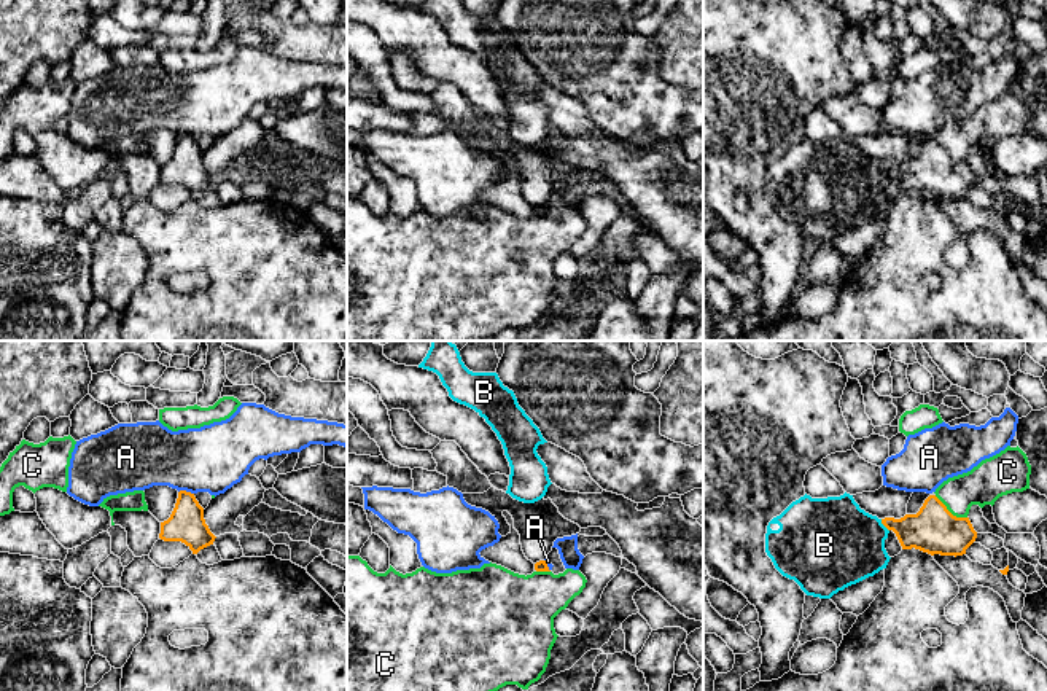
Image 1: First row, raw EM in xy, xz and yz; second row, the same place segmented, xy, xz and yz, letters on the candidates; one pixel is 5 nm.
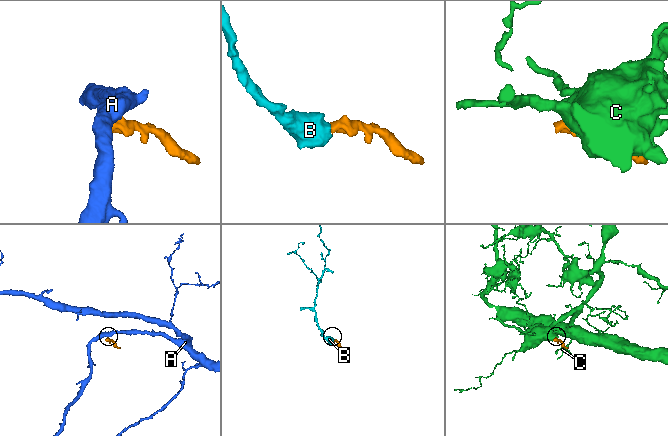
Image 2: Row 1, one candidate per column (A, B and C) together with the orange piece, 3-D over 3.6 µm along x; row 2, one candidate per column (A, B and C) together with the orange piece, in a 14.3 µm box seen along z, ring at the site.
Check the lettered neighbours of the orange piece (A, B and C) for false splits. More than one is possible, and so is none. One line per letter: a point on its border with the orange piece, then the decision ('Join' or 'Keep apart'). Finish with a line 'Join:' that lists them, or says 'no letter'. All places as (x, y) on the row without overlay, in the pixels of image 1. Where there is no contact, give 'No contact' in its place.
A: Touches orange at xy (185, 134). Keep apart
B: Touches orange at yz (883, 167). Join
C: Touches orange at yz (949, 155). Keep apart
Join: B

